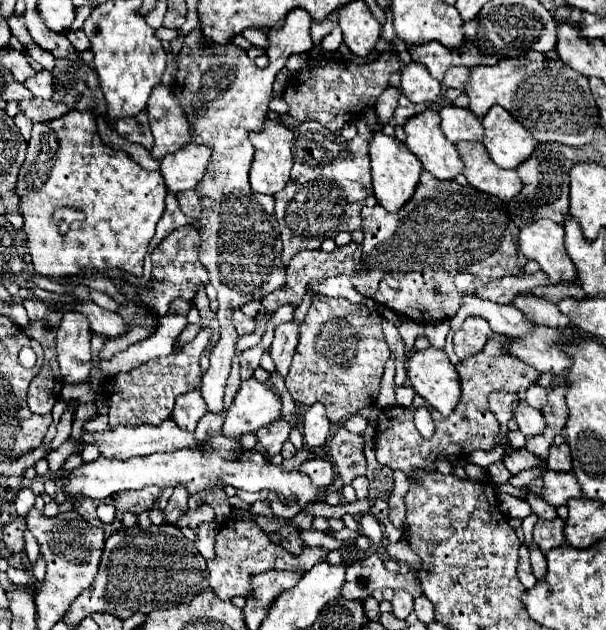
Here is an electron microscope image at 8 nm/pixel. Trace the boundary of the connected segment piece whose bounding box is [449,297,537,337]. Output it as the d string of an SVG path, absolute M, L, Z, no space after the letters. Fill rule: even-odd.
M477 297L463 303L461 309L457 311L457 315L449 319L451 329L457 331L467 317L483 317L483 319L489 321L489 325L495 333L501 333L501 335L507 335L507 337L525 337L527 333L531 333L537 327L515 305L481 303Z

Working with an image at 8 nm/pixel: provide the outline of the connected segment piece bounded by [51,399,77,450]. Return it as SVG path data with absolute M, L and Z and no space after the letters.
M69 399L67 401L67 409L61 417L61 421L57 423L57 435L55 439L51 441L51 449L57 449L69 435L71 435L71 423L73 423L73 417L75 417L75 409L77 409L77 401Z

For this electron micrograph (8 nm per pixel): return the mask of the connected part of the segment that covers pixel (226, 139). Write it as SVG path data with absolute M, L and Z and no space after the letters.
M293 9L287 13L283 25L275 25L269 31L269 67L267 69L257 69L257 67L237 67L237 45L227 43L227 45L215 45L215 43L205 43L203 41L203 31L201 27L193 29L185 39L183 47L177 55L177 77L173 85L175 99L179 101L181 109L185 111L187 119L191 121L191 127L195 129L195 143L211 147L211 175L203 177L203 181L195 187L197 193L201 195L201 221L199 221L199 235L201 235L201 253L199 261L205 265L209 271L211 285L217 289L217 319L221 325L219 331L219 341L215 343L209 359L211 365L203 373L203 399L207 403L207 409L213 413L219 413L223 409L223 393L227 385L227 377L231 371L231 361L235 357L235 343L239 339L235 327L233 327L233 311L239 309L241 305L249 301L259 301L267 297L269 293L283 289L285 285L285 265L281 263L281 241L279 241L279 225L275 225L275 215L273 215L273 197L271 195L257 195L249 187L249 169L253 163L253 145L249 141L251 131L263 129L265 123L265 113L269 99L273 97L273 81L279 69L285 67L285 61L291 53L309 53L313 49L313 39L311 39L311 23L313 17L305 9Z

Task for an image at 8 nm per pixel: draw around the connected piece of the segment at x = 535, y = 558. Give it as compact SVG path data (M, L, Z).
M529 543L529 553L531 553L531 569L533 569L533 575L541 581L543 579L543 573L547 573L545 555L539 551L539 547L535 543Z

